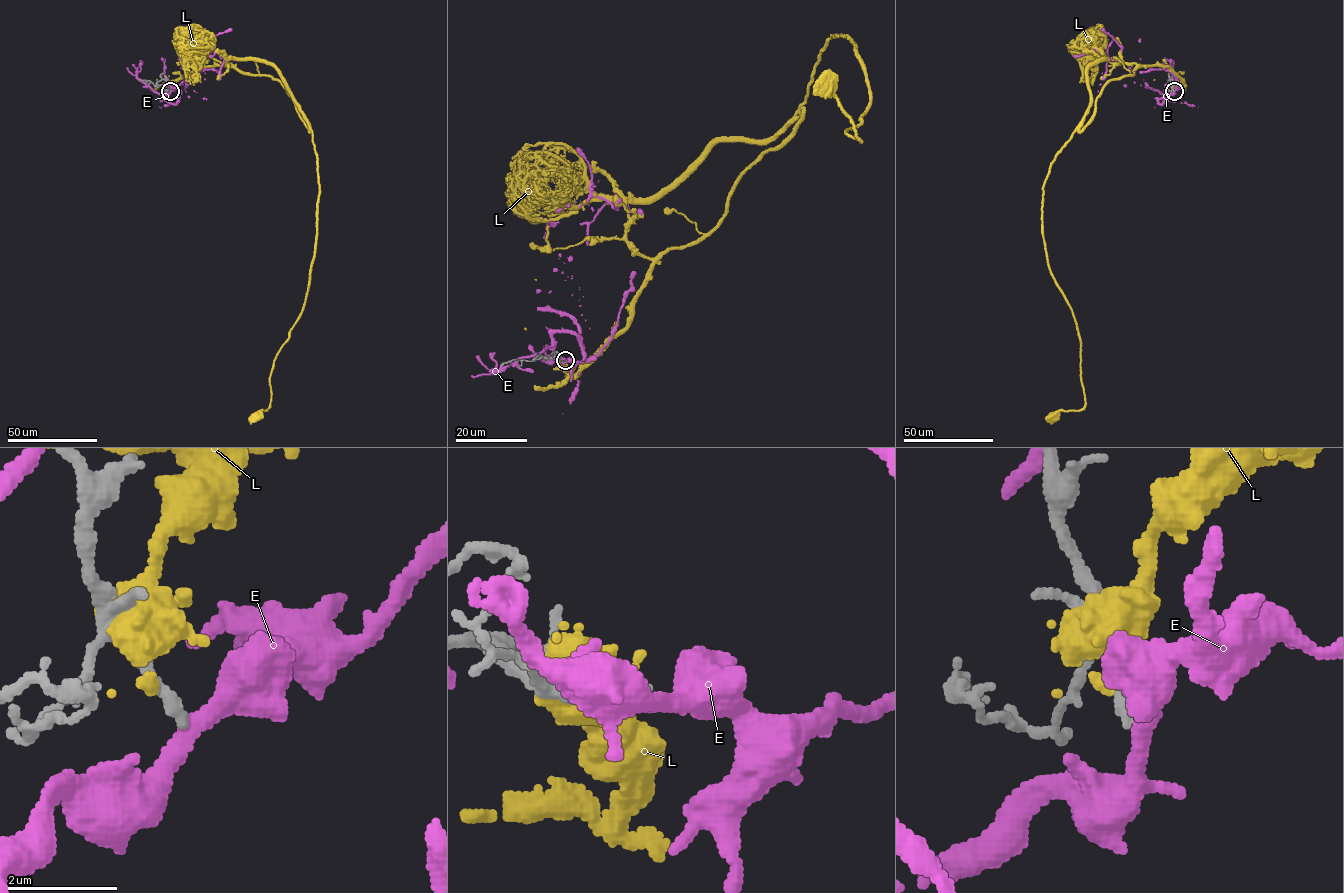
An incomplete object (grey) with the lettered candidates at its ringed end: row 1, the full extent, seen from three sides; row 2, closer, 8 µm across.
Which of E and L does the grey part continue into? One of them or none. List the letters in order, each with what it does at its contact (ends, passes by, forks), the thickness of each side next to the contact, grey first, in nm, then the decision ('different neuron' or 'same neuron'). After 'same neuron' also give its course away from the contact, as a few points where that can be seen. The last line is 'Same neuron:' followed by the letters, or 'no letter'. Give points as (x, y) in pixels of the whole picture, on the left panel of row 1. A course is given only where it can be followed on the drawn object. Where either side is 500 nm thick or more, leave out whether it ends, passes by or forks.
E: it passes by; 240 nm thick on the grey side, 320 nm on the other; different neuron
L: it ends there; 300 nm thick on the grey side, 200 nm on the other; different neuron
Same neuron: no letter

